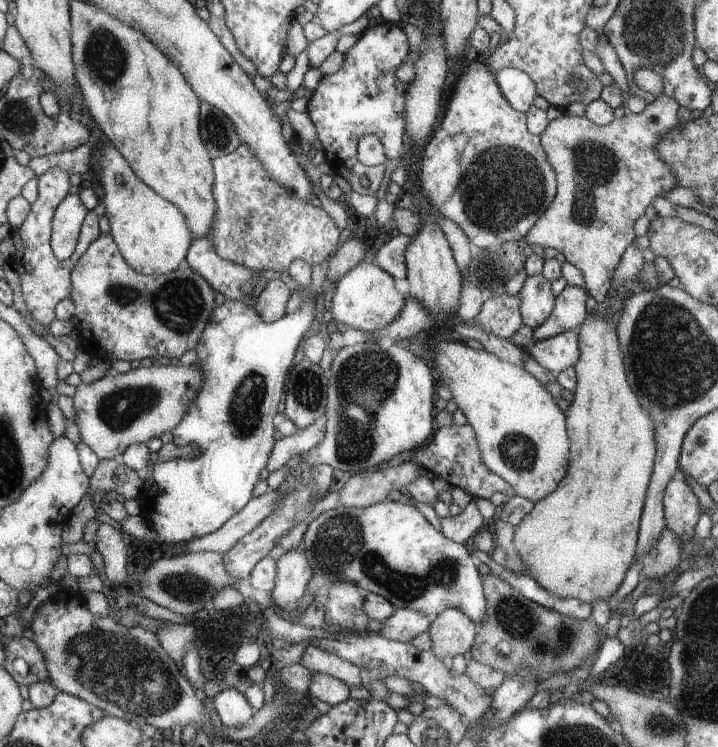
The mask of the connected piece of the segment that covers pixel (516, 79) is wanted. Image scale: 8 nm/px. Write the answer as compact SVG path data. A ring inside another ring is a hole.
M508 67L496 73L499 88L517 111L526 113L537 96L534 80L523 70Z

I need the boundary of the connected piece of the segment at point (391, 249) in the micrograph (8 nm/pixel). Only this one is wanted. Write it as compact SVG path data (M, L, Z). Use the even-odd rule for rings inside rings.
M398 235L381 244L378 252L374 254L376 266L387 271L394 278L405 278L407 276L406 254L411 244L412 239L406 235Z

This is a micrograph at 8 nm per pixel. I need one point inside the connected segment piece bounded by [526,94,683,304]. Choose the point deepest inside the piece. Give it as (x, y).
(607, 175)

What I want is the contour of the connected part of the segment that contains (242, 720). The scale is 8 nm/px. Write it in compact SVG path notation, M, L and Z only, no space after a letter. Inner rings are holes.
M235 687L227 688L214 695L213 709L221 725L241 727L253 720L255 709L248 699Z

